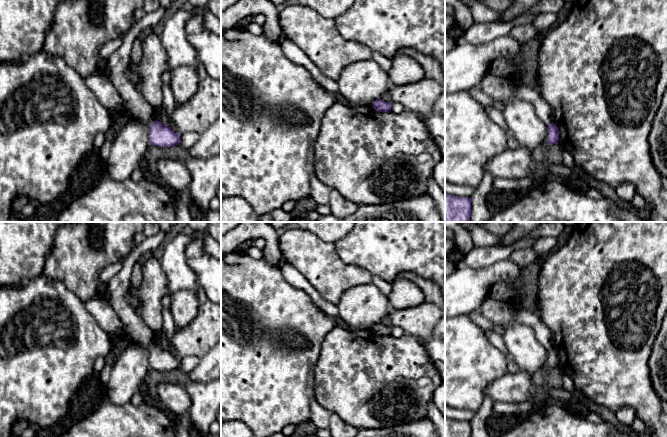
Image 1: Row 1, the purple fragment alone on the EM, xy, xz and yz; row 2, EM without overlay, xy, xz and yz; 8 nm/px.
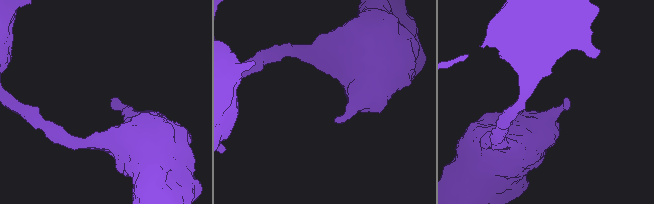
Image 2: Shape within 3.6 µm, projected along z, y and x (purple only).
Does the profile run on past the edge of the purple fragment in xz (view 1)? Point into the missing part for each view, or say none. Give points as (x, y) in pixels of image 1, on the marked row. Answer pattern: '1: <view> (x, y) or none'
1: none

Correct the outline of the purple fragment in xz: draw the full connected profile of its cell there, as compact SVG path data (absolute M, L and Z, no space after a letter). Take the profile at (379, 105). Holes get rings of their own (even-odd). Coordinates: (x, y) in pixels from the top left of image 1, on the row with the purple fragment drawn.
M376 99L374 102L372 102L373 108L378 112L389 112L391 111L391 105L392 102L385 102L383 100Z

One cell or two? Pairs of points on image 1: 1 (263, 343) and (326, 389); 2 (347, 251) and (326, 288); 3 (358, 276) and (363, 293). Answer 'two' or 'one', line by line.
1: two
2: two
3: two

